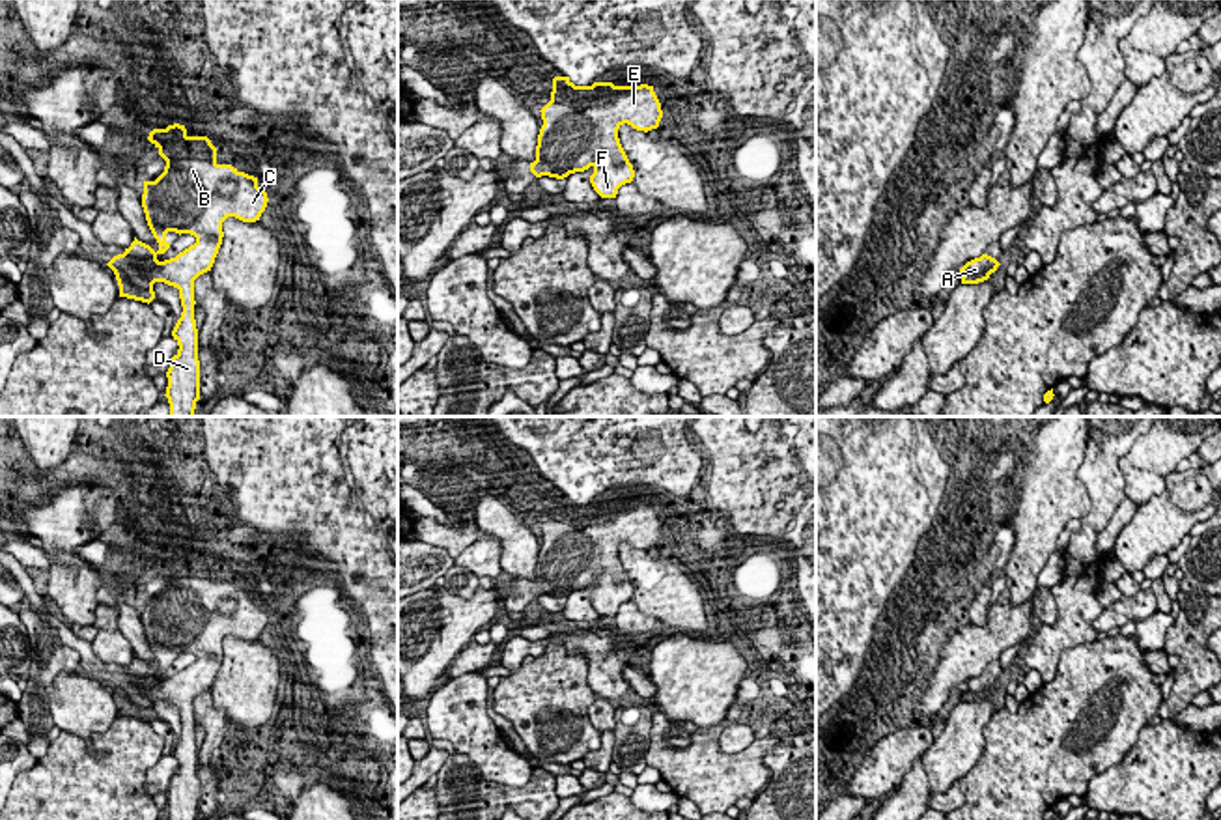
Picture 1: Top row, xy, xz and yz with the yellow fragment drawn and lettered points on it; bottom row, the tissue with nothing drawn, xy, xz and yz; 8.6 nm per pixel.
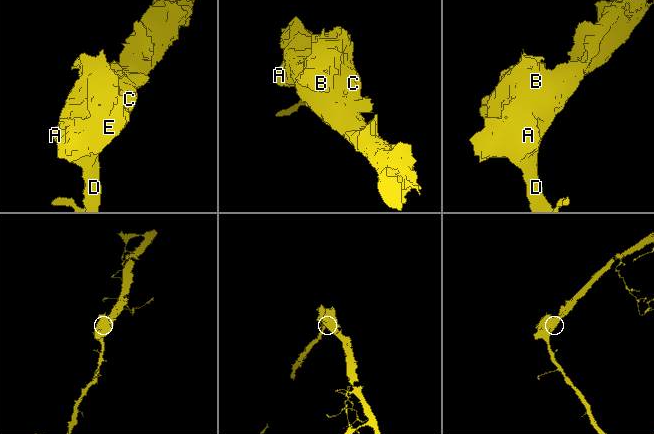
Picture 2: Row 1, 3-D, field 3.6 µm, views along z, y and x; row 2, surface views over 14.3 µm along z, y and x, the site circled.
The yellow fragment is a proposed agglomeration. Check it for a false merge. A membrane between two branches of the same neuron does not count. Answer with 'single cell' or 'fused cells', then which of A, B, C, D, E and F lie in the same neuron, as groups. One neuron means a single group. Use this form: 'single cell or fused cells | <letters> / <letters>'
single cell | A B C D E F

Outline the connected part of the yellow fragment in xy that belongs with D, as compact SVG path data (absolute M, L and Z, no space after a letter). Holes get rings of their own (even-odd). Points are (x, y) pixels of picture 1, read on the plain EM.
M174 542L166 547L153 547L147 558L159 568L166 579L164 590L155 600L144 600L142 626L147 644L159 661L155 671L149 663L138 659L131 661L123 672L114 674L106 684L114 689L119 715L151 721L155 717L153 702L164 700L179 708L181 736L177 738L172 755L179 768L170 779L166 790L168 820L198 820L200 818L200 779L198 779L198 747L194 738L194 699L211 689L218 667L222 663L222 641L235 635L243 641L260 639L267 626L267 611L258 603L258 596L239 590L232 583L217 581L217 566L207 555L189 555L185 544ZM166 652L190 652L196 661L179 671L175 676L159 680L157 674L170 667Z

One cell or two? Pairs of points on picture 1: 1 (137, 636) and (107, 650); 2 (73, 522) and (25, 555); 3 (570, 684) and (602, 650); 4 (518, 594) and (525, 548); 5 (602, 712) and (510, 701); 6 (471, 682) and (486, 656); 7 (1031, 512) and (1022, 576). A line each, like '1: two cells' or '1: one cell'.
1: two cells
2: two cells
3: two cells
4: two cells
5: two cells
6: two cells
7: one cell

